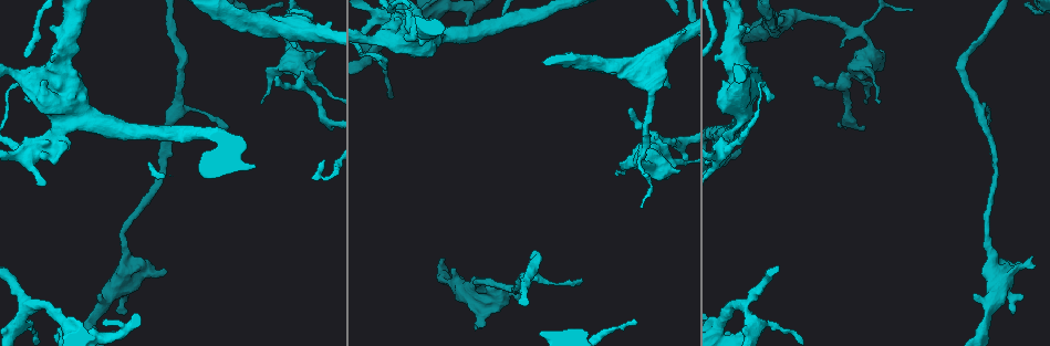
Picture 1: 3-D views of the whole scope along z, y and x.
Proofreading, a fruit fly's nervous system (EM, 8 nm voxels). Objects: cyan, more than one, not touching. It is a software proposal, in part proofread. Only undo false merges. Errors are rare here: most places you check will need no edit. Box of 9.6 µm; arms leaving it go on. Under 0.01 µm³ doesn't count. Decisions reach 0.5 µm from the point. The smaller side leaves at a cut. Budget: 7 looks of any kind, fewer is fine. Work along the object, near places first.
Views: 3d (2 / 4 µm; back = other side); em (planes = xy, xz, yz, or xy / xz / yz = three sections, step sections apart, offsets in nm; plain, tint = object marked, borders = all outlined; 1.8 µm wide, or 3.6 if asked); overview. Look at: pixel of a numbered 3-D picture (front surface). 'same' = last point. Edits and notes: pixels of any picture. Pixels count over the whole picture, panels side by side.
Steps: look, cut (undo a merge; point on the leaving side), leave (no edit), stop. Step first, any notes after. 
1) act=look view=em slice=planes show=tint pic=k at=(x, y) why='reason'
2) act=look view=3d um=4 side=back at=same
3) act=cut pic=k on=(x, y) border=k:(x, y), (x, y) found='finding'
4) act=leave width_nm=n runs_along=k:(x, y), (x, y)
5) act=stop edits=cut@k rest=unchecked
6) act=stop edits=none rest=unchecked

act=look view=em slice=xy step=4 show=tint pic=1 at=(771, 323) why='thick turns thin'

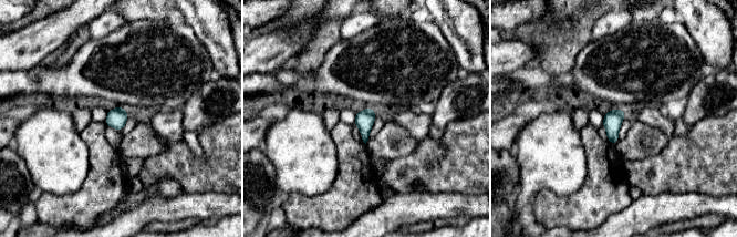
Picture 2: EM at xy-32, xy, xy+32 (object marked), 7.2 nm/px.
act=look view=em slice=xz step=16 show=tint at=same

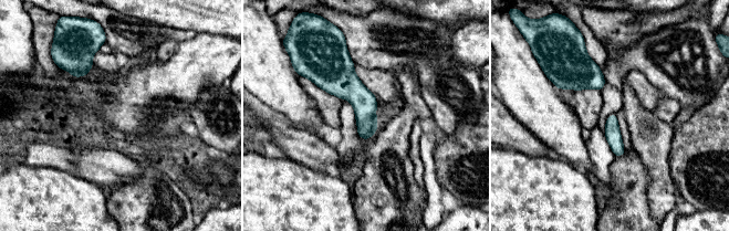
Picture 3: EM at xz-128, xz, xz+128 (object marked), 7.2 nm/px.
act=leave found='all the same cell'

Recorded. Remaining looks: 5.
act=look view=em slice=xy step=4 show=tint pic=1 at=(32, 146) why='looks like a crossing'

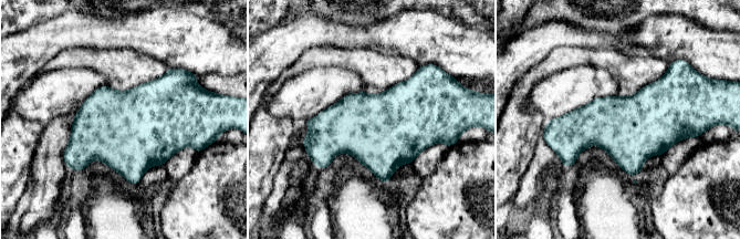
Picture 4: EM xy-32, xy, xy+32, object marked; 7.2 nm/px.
act=look view=em slice=planes show=tint at=same why='cut it another way'

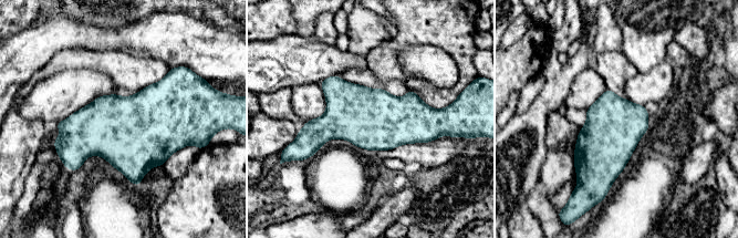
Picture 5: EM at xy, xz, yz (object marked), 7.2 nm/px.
act=leave found='all the same cell'

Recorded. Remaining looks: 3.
act=look view=3d um=4 side=back pic=1 at=(68, 94) why='sharp bend'

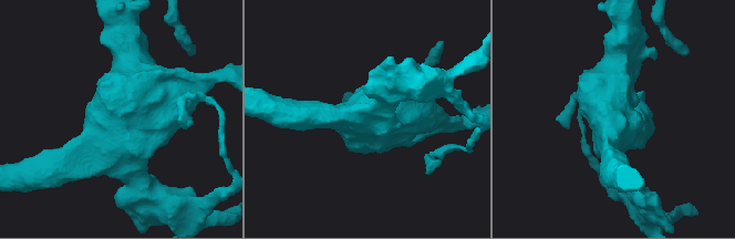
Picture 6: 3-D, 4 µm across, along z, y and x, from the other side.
act=look view=em um=3.6 slice=planes show=tint pic=6 at=(610, 117)

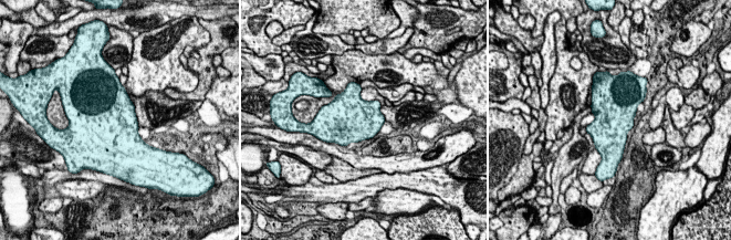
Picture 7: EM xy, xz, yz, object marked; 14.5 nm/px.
act=leave found='all the same cell'

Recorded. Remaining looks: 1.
act=stop edits=none rest=unchecked

